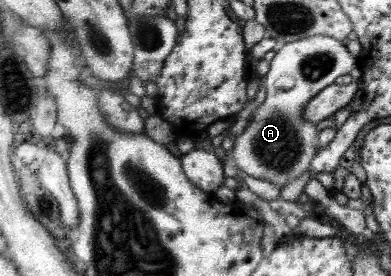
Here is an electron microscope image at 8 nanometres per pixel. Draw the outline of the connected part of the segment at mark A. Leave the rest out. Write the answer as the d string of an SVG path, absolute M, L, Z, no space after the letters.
M316 35L307 36L302 40L294 40L284 44L276 52L269 66L269 71L263 77L266 86L266 98L256 110L252 111L249 123L242 134L234 137L234 145L231 156L238 166L239 172L245 172L252 178L263 178L273 182L277 186L286 186L292 180L300 178L309 170L312 159L317 151L318 129L316 124L304 118L304 109L323 88L335 82L342 75L352 75L353 78L361 78L359 60L346 48L345 42L341 42L331 36Z

